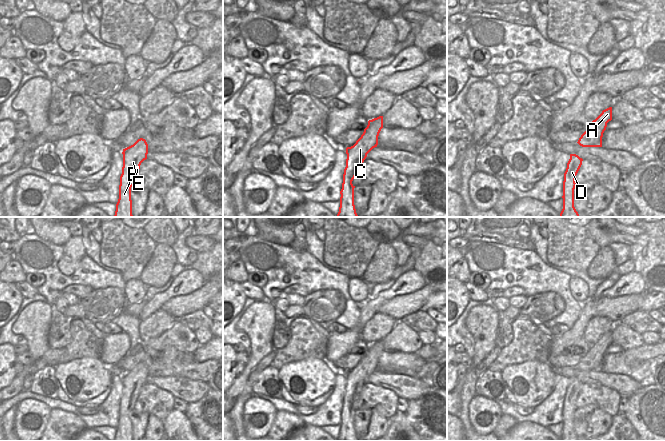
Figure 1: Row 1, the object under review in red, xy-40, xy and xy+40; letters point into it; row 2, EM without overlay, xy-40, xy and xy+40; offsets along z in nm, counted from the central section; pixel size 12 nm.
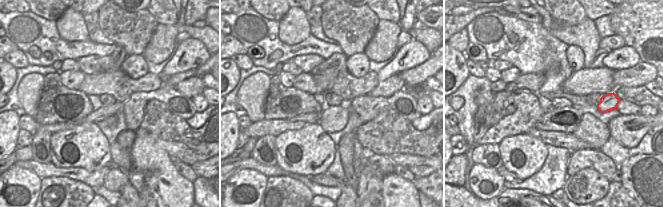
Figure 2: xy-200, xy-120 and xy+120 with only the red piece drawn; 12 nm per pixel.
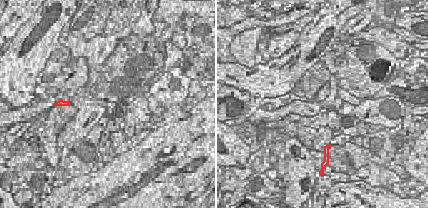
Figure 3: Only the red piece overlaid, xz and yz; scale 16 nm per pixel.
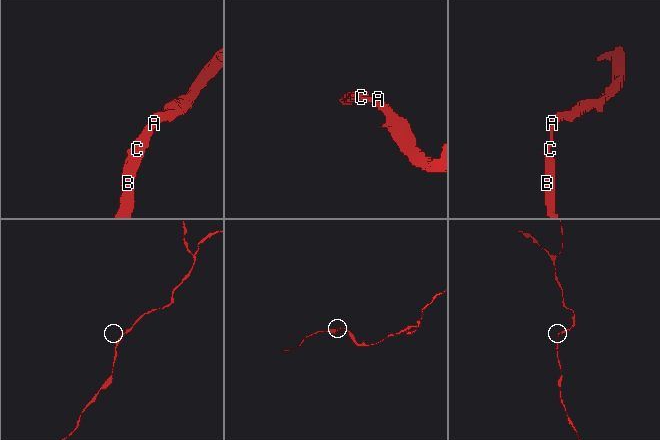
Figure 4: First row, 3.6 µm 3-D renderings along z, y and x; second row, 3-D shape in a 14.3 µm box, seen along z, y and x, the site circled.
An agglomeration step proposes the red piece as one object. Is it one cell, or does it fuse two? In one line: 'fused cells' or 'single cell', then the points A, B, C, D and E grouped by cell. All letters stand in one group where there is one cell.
single cell | A B C D E

